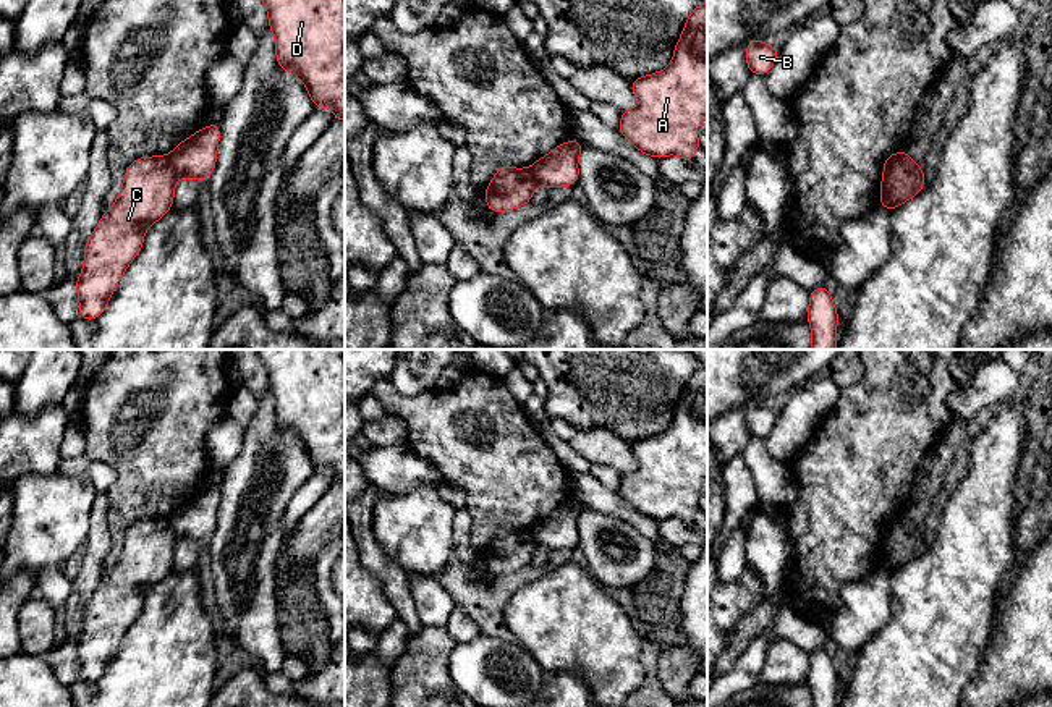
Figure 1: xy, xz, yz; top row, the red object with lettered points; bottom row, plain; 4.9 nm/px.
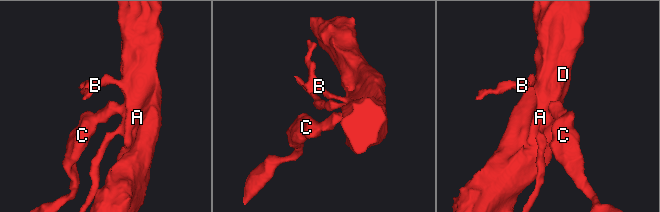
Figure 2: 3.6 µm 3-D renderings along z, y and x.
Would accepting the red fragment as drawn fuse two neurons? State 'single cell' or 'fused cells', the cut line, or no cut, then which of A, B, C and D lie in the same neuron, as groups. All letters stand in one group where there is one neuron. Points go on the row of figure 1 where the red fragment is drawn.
fused cells; cut in yz along (902, 151), (884, 170); A B D / C

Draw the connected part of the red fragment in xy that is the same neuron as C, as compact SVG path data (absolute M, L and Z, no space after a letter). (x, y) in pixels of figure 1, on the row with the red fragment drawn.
M168 155L139 157L128 165L118 199L100 217L84 246L83 272L73 283L79 298L78 319L95 320L107 309L117 283L142 248L147 226L173 207L176 180Z

